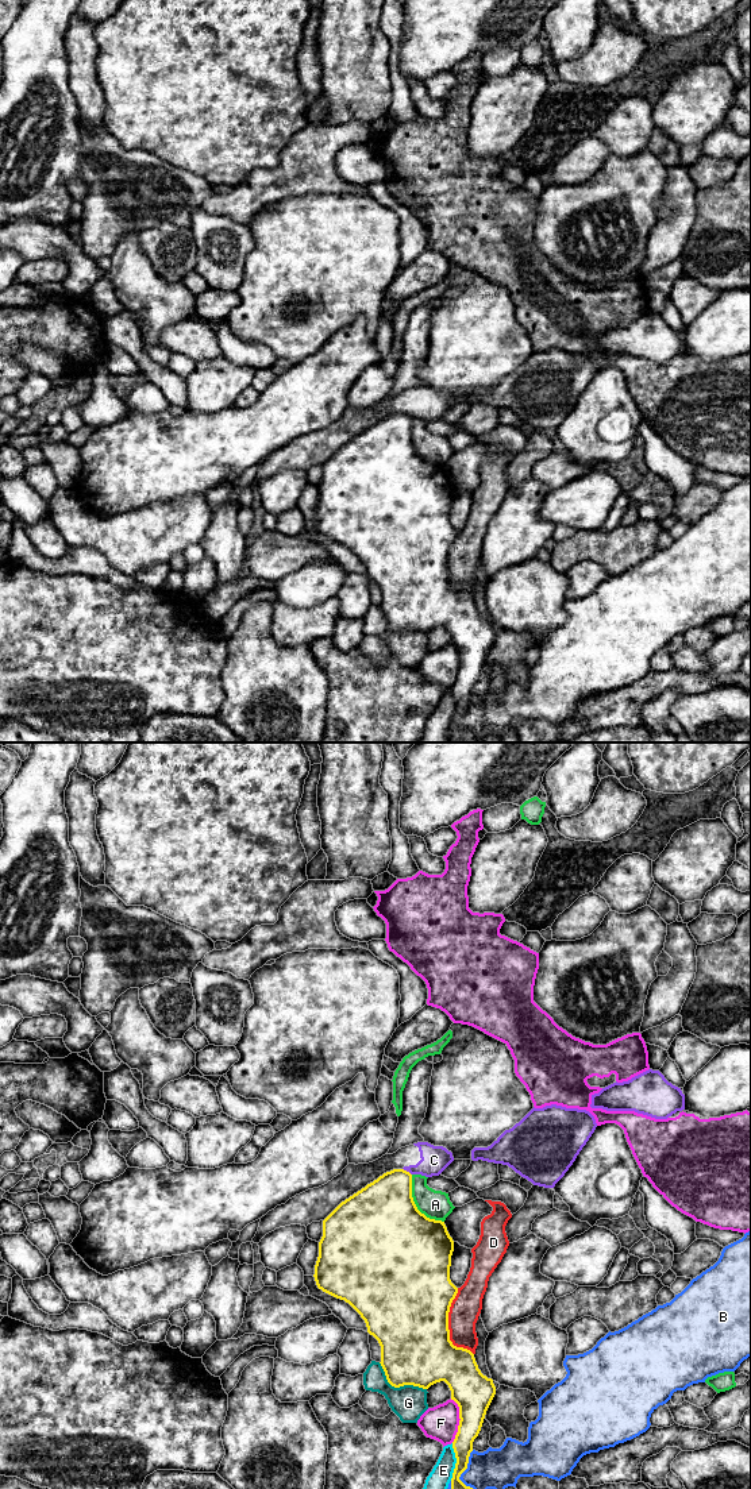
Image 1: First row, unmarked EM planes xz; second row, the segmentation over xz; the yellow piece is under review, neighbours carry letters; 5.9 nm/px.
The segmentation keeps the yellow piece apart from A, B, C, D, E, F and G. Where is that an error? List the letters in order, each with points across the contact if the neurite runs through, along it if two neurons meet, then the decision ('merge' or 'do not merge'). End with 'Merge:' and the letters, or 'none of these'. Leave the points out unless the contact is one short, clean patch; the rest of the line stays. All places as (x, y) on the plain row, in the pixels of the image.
A: do not merge
B: do not merge
C: border along xz (403, 412), (411, 419); do not merge
D: do not merge
E: do not merge
F: do not merge
G: do not merge
Merge: none of these

